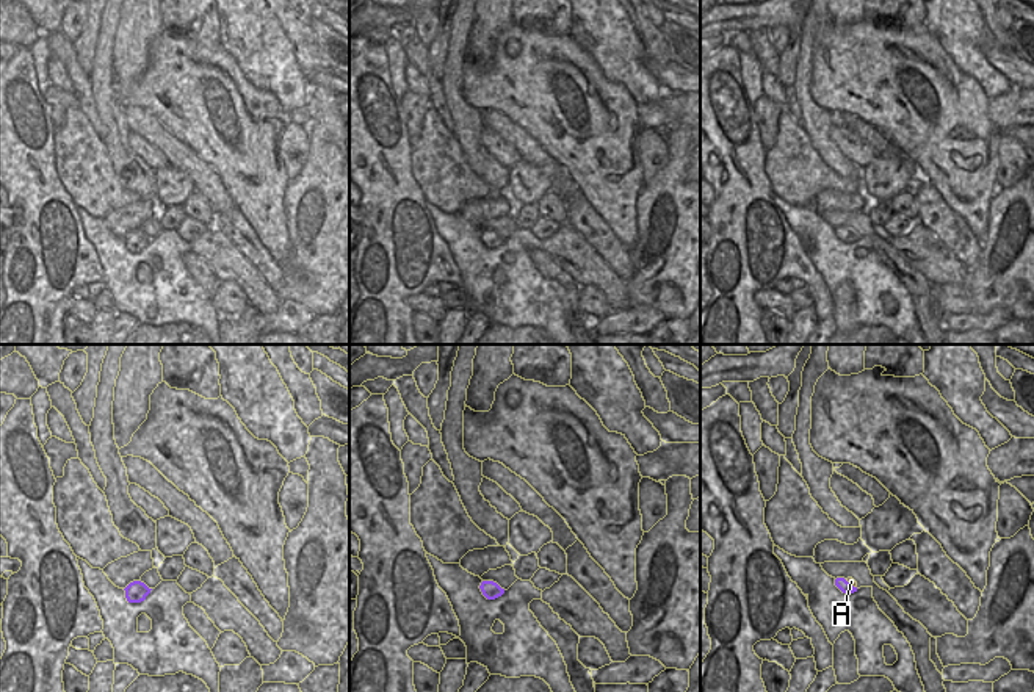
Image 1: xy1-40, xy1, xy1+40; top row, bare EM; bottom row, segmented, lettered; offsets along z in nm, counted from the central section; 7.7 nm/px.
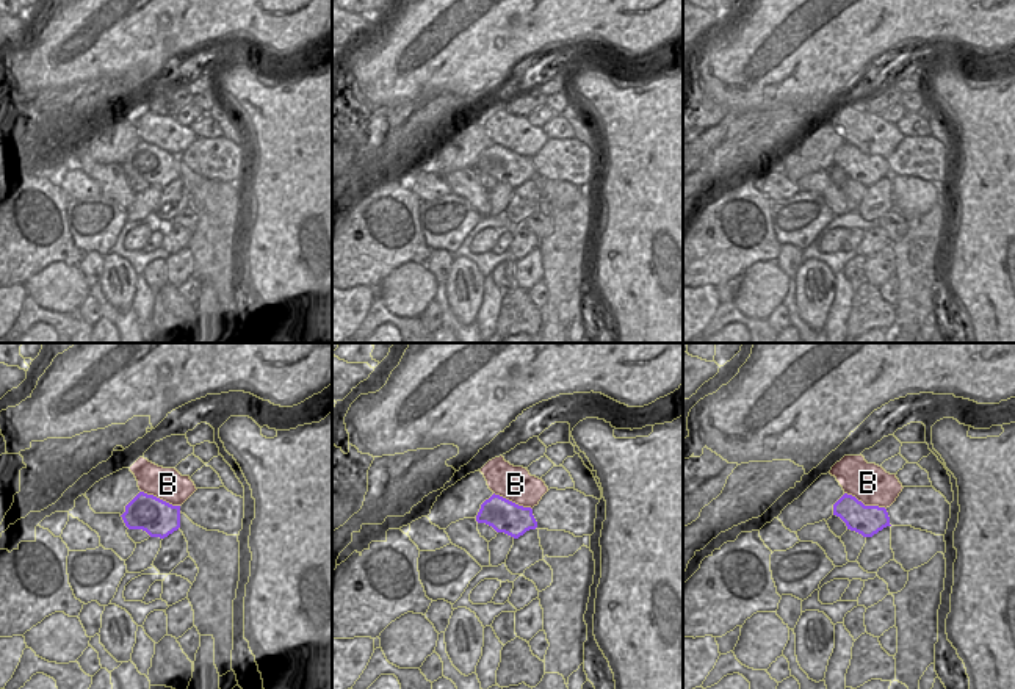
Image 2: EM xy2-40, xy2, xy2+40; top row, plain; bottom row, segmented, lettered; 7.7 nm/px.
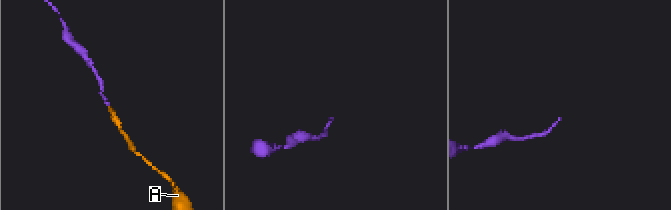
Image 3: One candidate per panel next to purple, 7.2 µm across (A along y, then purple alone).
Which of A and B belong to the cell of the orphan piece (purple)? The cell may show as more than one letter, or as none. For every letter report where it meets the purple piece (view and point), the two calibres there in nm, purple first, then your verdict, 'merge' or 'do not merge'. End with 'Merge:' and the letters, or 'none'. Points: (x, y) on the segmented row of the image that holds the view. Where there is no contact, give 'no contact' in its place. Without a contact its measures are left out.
A: meets purple in xy1+40 at (849, 584); 90 nm thick on the purple side, 50 nm on the other; merge
B: meets purple in xy2+40 at (863, 505); 240 nm thick on the purple side, 300 nm on the other; do not merge
Merge: A

